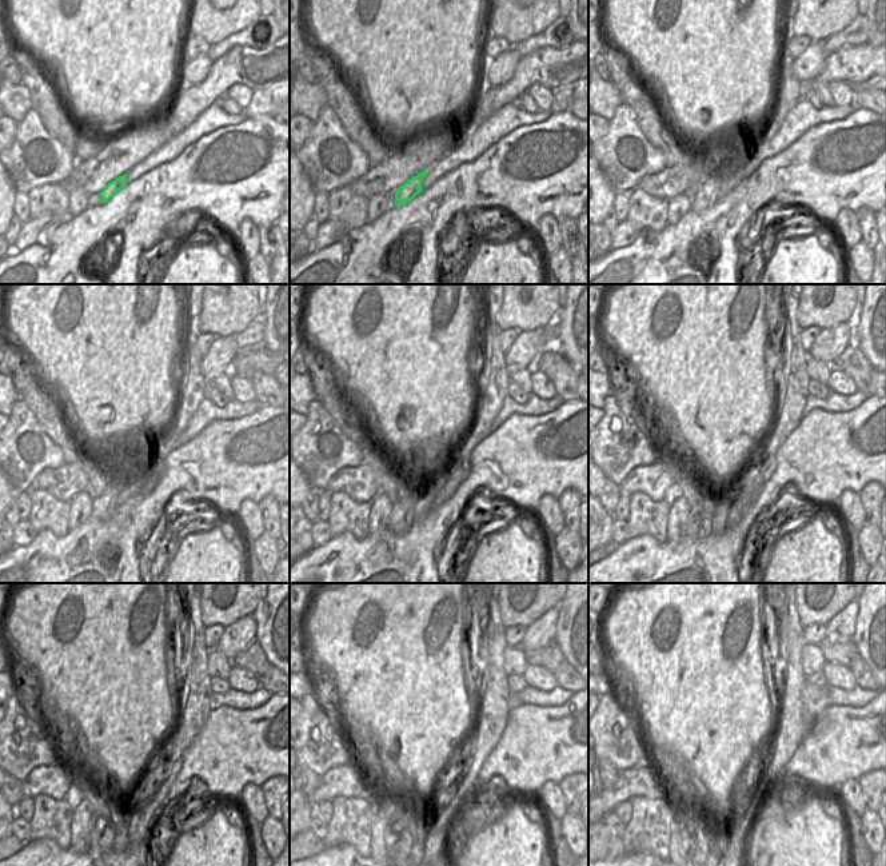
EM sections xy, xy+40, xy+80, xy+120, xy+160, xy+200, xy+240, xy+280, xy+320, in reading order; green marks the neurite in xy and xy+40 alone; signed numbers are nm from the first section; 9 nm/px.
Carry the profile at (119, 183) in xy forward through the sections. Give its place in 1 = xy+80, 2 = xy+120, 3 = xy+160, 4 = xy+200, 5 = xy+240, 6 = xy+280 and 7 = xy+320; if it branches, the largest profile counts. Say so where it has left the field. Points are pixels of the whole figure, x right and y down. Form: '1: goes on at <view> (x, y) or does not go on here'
1: goes on at xy+80 (707, 195)
2: goes on at xy+120 (104, 506)
3: goes on at xy+160 (408, 510)
4: goes on at xy+200 (714, 519)
5: goes on at xy+240 (111, 834)
6: goes on at xy+280 (403, 847)
7: goes on at xy+320 (694, 853)

